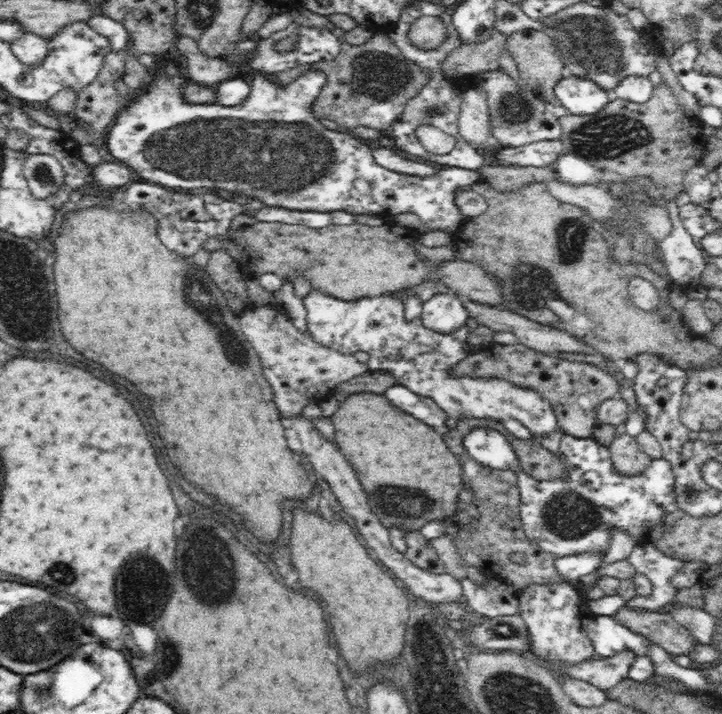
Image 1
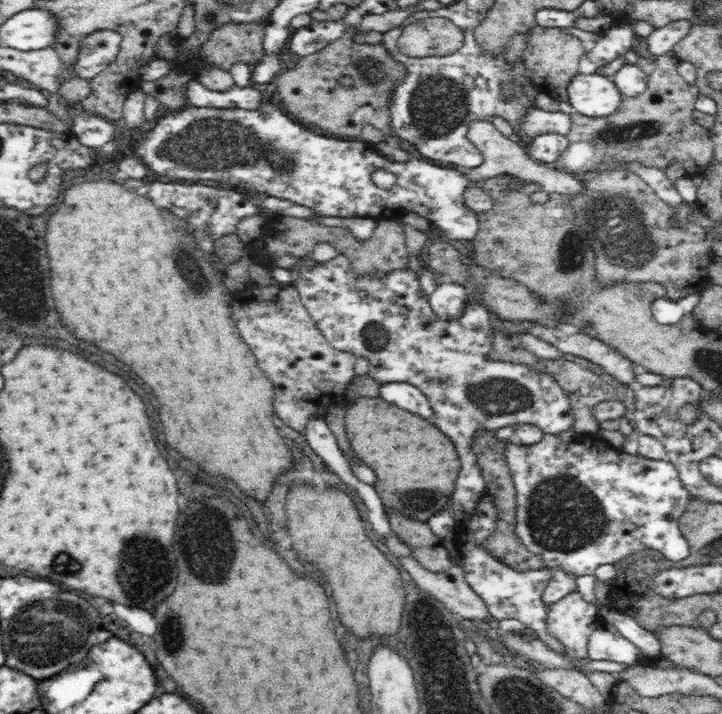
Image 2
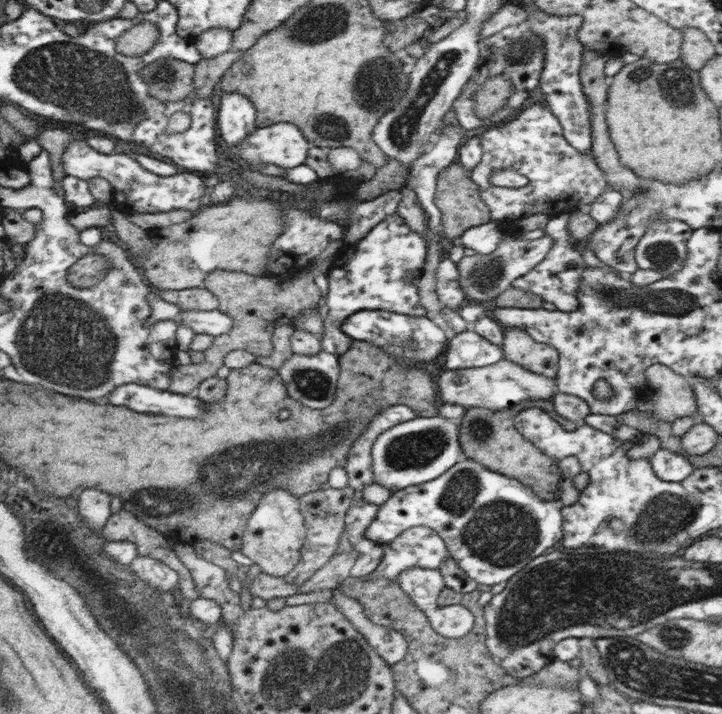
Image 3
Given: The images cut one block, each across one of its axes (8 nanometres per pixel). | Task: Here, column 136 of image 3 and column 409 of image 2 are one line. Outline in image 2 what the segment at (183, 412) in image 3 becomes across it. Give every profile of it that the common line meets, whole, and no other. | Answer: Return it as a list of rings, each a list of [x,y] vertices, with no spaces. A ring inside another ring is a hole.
[[[389,383],[382,385],[379,392],[386,402],[400,406],[408,412],[414,412],[414,414],[418,414],[434,424],[430,402],[418,388],[414,388],[409,383]]]

